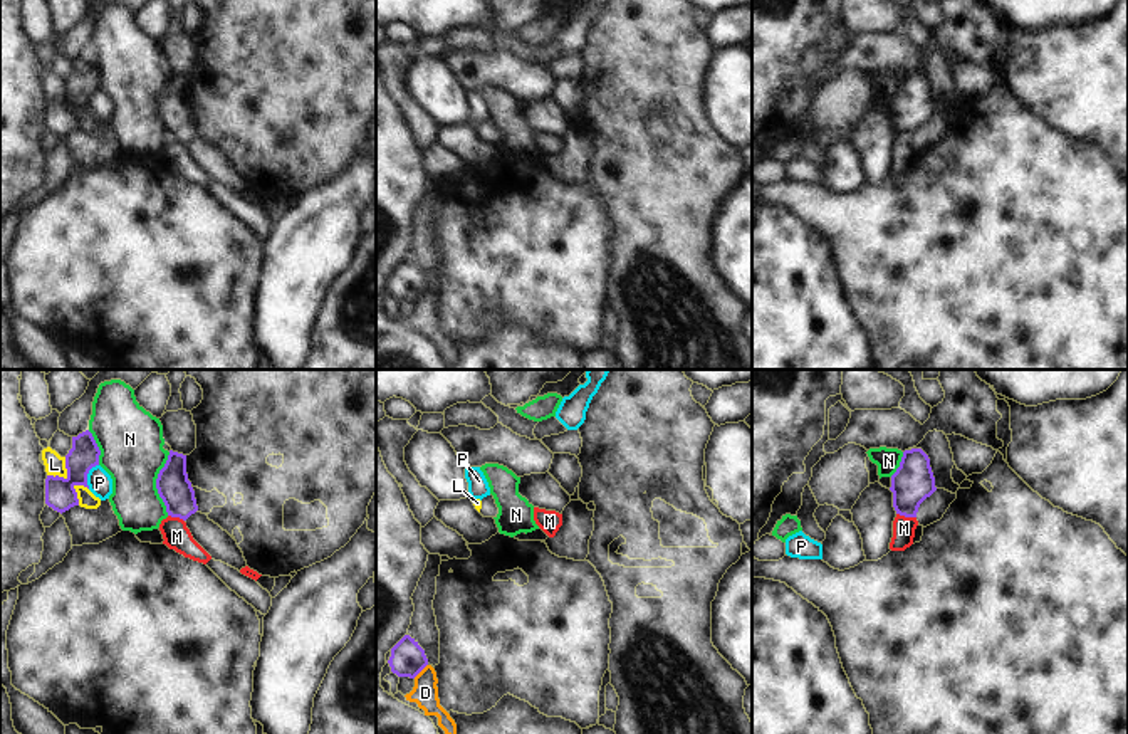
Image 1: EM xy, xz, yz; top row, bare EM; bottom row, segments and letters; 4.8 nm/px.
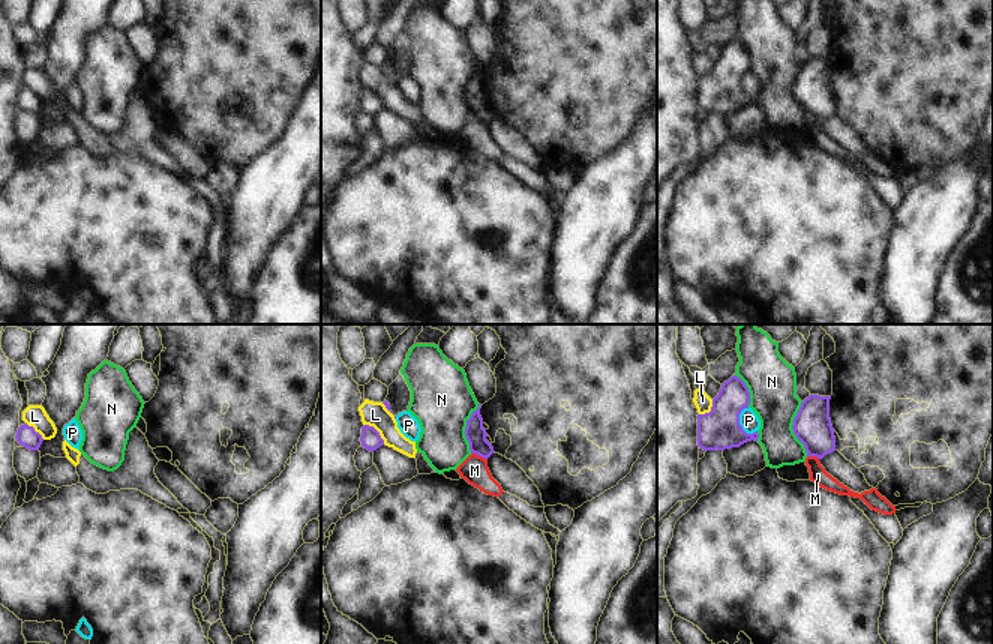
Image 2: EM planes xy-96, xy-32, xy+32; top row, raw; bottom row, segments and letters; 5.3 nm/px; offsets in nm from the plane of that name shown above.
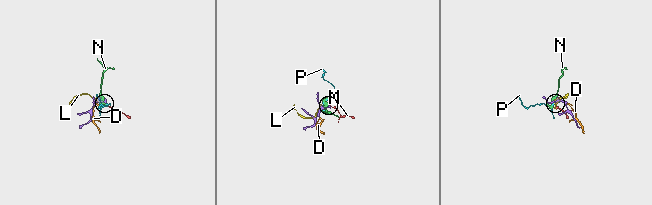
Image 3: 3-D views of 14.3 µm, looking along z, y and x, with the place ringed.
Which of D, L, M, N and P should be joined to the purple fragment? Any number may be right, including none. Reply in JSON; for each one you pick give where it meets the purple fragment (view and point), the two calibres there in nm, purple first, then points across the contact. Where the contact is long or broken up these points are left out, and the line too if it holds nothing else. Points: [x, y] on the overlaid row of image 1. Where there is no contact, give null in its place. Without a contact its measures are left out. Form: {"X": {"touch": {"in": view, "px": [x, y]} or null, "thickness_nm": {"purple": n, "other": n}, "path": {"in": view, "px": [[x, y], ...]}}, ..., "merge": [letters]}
{"merge": []}

